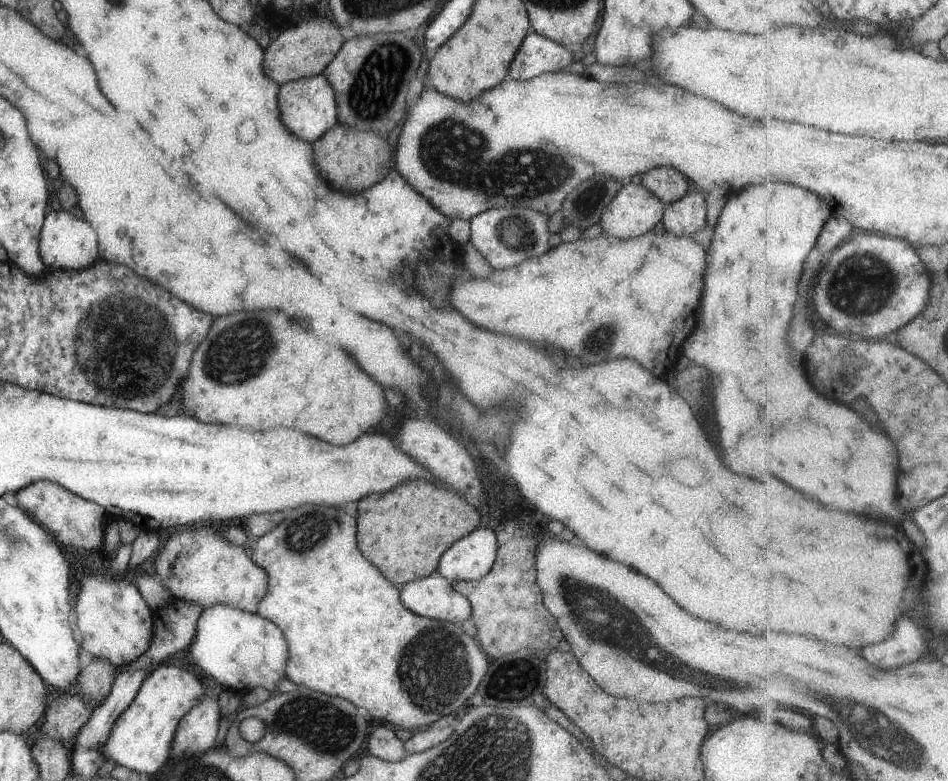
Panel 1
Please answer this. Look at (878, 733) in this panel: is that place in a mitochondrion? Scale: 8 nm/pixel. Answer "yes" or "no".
yes

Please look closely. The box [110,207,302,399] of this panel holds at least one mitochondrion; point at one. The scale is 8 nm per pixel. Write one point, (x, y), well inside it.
(238, 352)

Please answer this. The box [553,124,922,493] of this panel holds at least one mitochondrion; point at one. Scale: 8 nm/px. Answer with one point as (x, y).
(861, 284)

